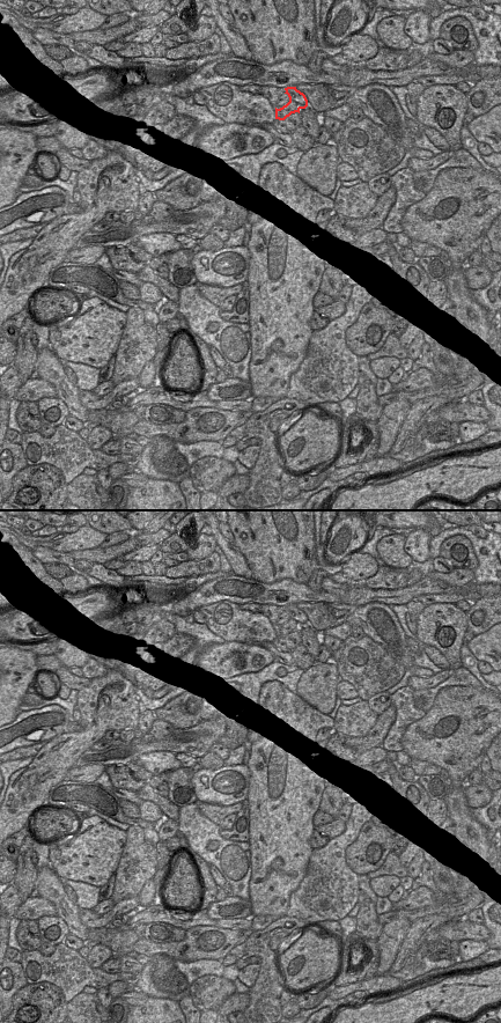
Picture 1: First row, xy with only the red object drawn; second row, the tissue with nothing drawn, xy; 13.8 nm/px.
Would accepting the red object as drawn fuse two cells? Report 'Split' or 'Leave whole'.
Split.

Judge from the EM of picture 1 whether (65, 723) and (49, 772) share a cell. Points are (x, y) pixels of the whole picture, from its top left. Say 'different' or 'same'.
different

